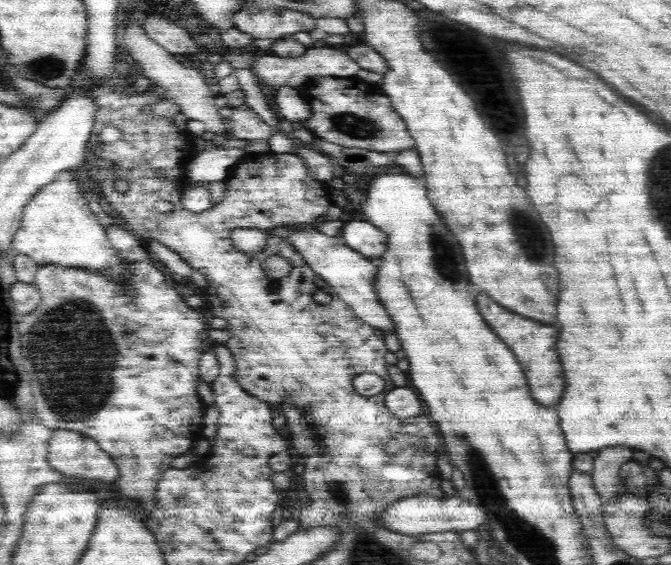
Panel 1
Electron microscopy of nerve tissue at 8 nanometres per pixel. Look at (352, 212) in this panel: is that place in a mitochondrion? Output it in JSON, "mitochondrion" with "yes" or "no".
{"mitochondrion":"no"}

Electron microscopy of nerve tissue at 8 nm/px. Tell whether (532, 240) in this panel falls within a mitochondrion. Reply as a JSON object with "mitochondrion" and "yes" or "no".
{"mitochondrion":"yes"}

